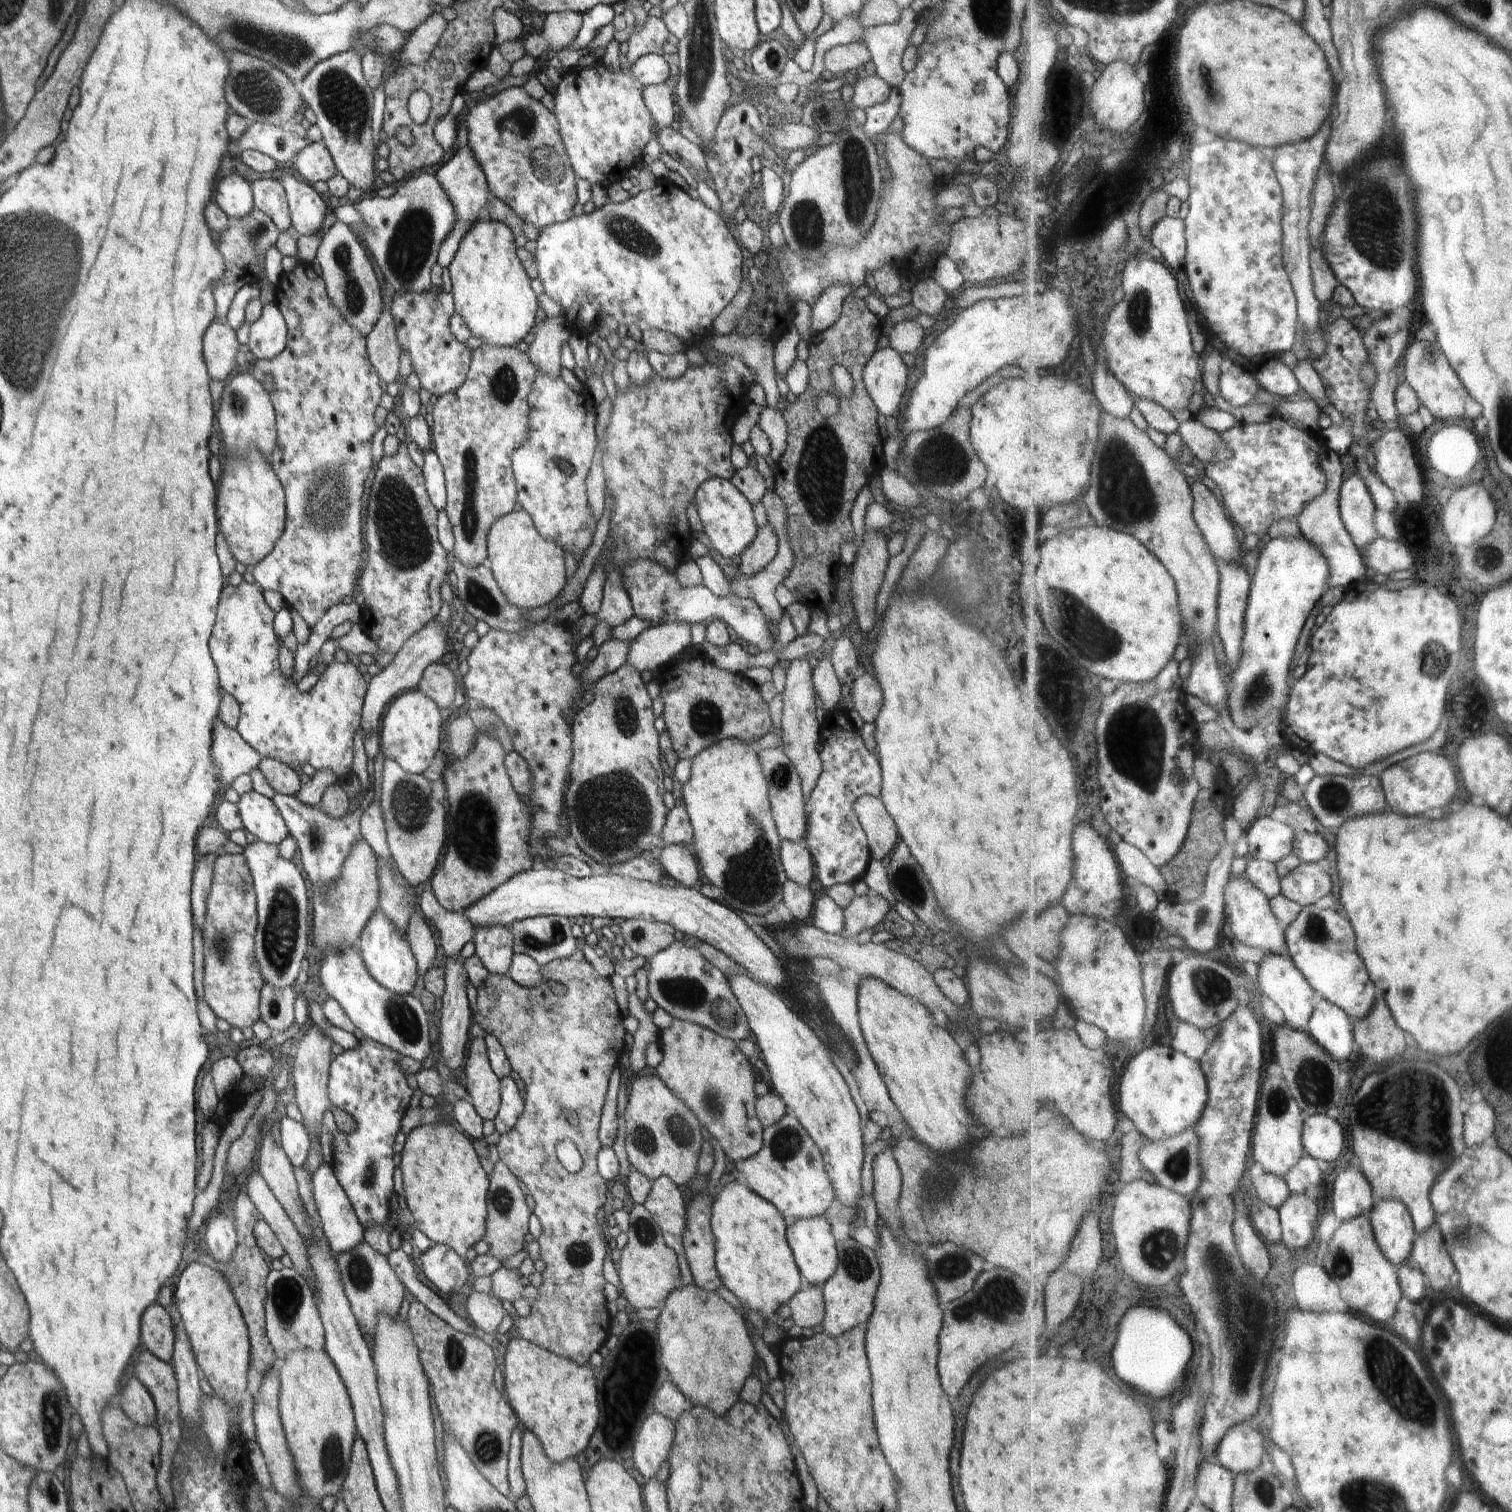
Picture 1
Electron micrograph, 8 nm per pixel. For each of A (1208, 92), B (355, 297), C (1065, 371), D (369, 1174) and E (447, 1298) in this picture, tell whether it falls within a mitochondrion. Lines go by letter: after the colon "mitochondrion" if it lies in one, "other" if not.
A: mitochondrion
B: mitochondrion
C: other
D: mitochondrion
E: other

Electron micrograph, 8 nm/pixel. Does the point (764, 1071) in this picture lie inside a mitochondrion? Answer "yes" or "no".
no

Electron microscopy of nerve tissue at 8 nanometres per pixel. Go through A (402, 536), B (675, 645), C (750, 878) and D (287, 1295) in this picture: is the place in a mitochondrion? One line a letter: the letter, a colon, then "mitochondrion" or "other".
A: mitochondrion
B: other
C: mitochondrion
D: mitochondrion

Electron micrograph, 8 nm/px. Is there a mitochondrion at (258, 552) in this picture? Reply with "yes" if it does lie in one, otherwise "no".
no

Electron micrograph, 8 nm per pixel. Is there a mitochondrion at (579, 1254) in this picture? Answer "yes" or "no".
yes

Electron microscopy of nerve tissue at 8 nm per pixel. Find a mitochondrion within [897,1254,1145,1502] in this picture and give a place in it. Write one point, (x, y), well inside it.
(999, 1298)

